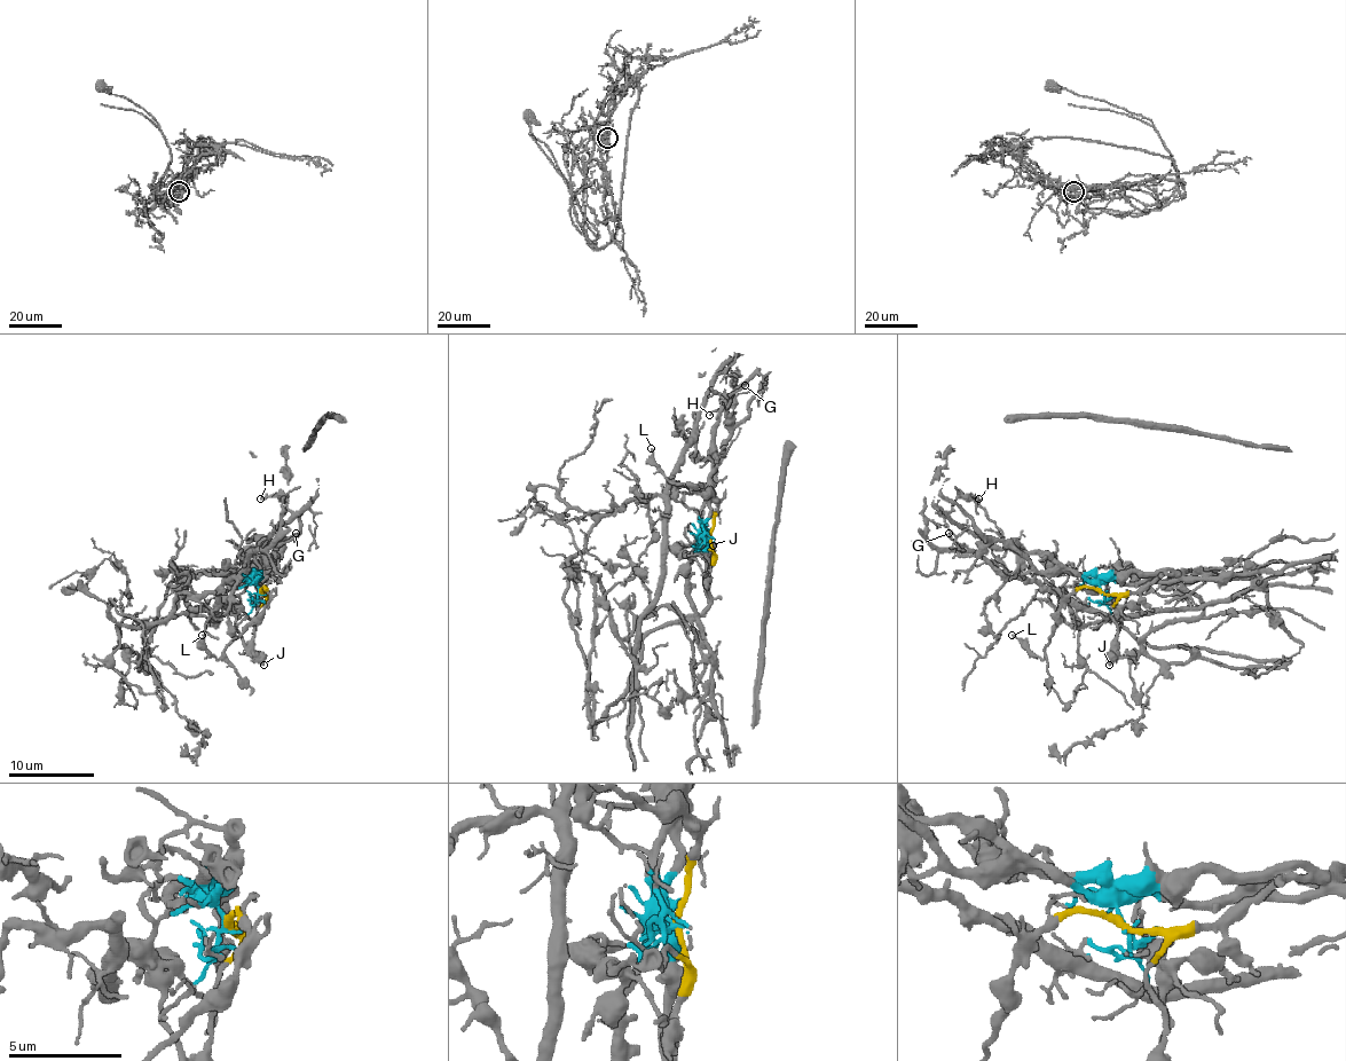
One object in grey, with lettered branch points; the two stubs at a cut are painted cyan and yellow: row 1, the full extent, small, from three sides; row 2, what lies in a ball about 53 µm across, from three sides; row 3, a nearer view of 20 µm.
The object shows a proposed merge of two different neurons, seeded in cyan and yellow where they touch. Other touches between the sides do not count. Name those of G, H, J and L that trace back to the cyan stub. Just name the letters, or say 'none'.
G, H

